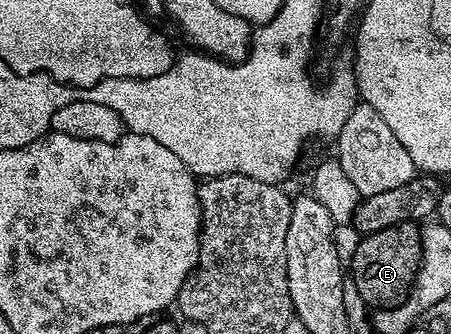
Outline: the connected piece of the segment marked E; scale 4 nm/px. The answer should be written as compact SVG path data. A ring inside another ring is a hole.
M415 222L394 224L359 239L352 254L350 280L358 288L362 300L369 308L390 310L401 306L408 299L408 293L416 282L422 256L422 230Z

